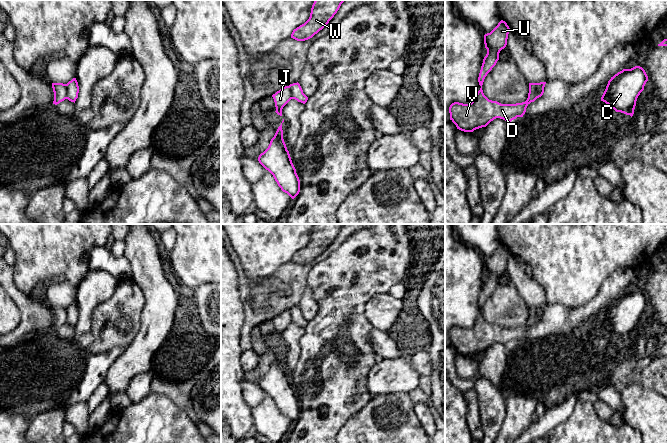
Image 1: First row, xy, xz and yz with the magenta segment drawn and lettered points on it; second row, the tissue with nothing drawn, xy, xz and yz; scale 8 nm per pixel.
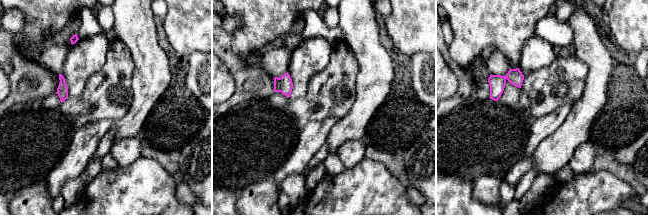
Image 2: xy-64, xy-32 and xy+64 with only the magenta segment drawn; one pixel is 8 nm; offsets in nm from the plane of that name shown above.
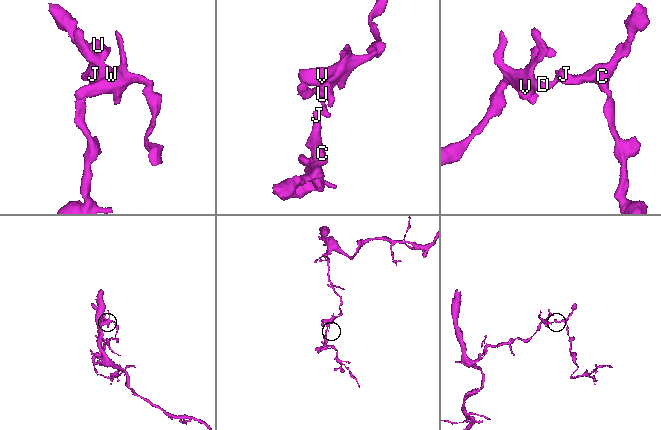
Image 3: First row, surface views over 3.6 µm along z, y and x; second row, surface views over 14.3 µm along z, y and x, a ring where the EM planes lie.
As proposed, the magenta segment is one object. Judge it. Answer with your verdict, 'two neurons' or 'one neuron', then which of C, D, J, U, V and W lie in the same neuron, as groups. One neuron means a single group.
two neurons; C J / D U V W

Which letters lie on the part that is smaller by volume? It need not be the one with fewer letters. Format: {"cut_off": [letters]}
{"cut_off": ["C", "J"]}

